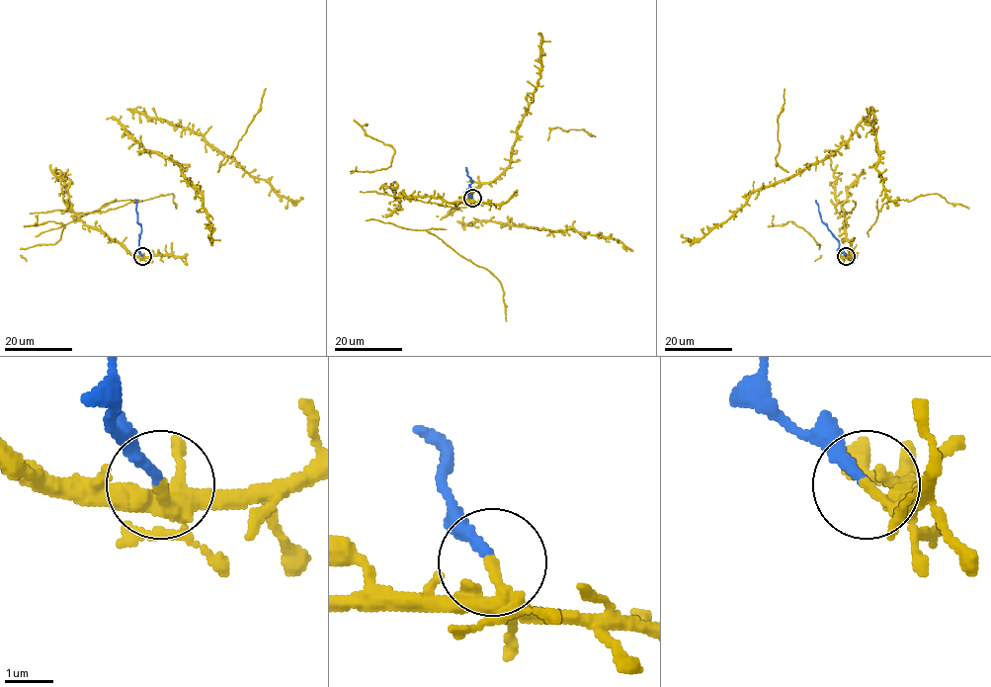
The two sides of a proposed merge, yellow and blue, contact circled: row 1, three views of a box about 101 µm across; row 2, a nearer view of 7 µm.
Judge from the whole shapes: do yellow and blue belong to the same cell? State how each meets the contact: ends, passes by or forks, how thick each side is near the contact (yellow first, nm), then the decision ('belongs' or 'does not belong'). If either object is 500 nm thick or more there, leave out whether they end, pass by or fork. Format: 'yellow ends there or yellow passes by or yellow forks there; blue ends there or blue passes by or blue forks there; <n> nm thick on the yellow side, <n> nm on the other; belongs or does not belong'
yellow ends there; blue ends there; 240 nm thick on the yellow side, 200 nm on the other; does not belong

